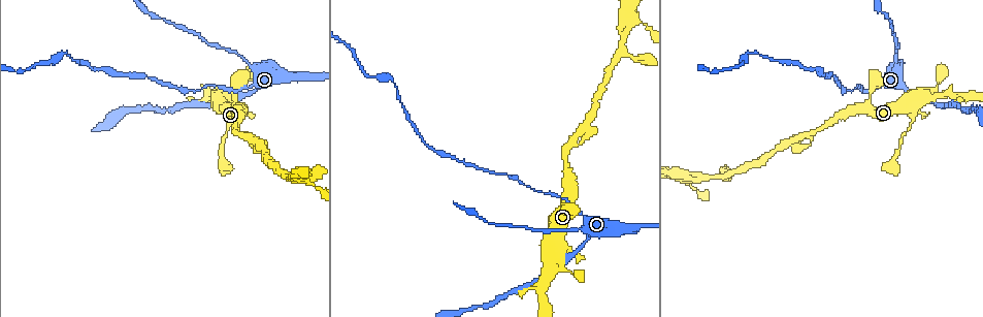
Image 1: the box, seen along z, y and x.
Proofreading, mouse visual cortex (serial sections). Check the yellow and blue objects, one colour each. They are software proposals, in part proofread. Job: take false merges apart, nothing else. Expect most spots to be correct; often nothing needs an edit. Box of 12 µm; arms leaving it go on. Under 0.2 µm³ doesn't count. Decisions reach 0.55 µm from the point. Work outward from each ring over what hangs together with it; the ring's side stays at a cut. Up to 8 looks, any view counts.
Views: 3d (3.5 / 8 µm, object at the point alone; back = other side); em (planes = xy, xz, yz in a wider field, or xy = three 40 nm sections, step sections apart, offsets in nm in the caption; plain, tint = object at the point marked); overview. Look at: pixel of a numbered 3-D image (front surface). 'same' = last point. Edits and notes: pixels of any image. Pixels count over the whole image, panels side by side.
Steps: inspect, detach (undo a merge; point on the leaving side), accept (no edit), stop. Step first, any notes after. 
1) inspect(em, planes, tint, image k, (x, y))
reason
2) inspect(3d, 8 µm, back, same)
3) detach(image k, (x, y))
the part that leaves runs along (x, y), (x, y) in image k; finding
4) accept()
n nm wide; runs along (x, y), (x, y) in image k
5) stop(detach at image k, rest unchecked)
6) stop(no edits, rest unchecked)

inspect(3d, 3.5 µm, image 1, (552, 244))
a fork

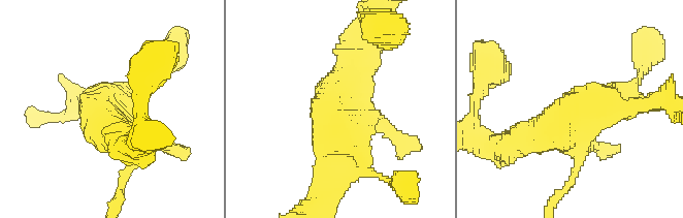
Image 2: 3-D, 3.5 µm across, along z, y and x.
inspect(em, xy, step 5, tint, image 2, (339, 106))
now the EM

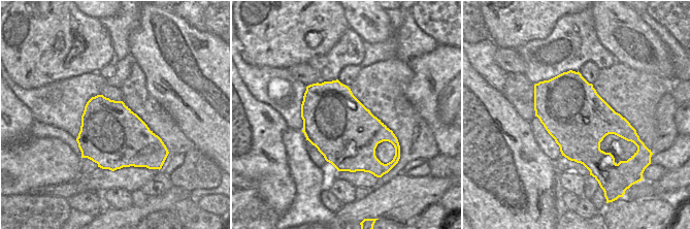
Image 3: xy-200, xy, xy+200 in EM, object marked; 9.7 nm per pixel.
accept()
runs along (366, 44), (340, 87), (328, 166) in image 2; continuous, no second cell

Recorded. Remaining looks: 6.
inspect(3d, 3.5 µm, image 1, (64, 53))
abrupt turn

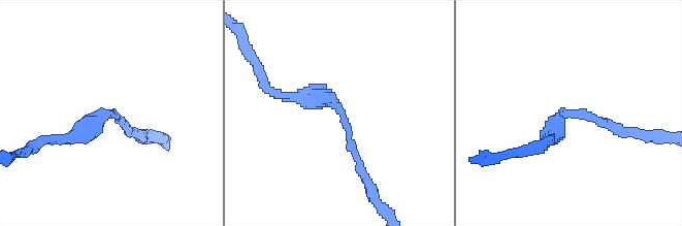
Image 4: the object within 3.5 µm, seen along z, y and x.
inspect(em, xy, step 2, tint, image 4, (337, 107))
arms of 150, 200 nm; need the tissue

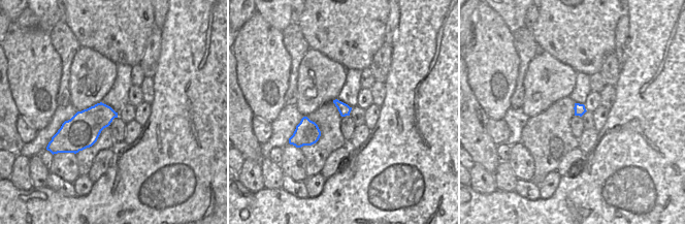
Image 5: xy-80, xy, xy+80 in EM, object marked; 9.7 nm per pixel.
accept()
runs along (360, 166), (331, 100), (281, 95) in image 4; all the same cell

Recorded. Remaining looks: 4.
inspect(3d, 8 µm, back, image 1, (719, 178))
two arms in line, one across

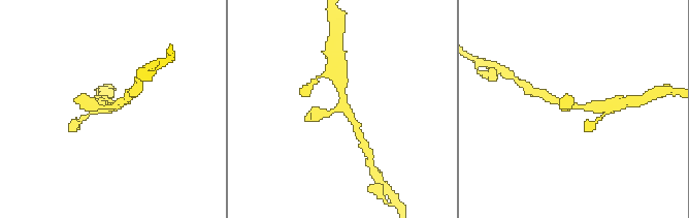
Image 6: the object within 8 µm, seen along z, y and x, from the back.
inspect(3d, 3.5 µm, back, image 6, (115, 109))
closer look

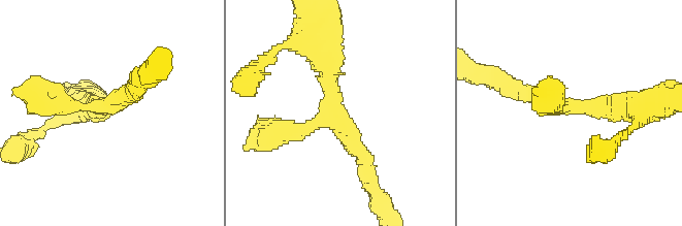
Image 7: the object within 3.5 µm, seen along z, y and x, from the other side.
accept()
3 arms; runs along (366, 169), (316, 53) in image 7; continuous, no second cell

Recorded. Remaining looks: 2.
stop(no edits, rest unchecked)

